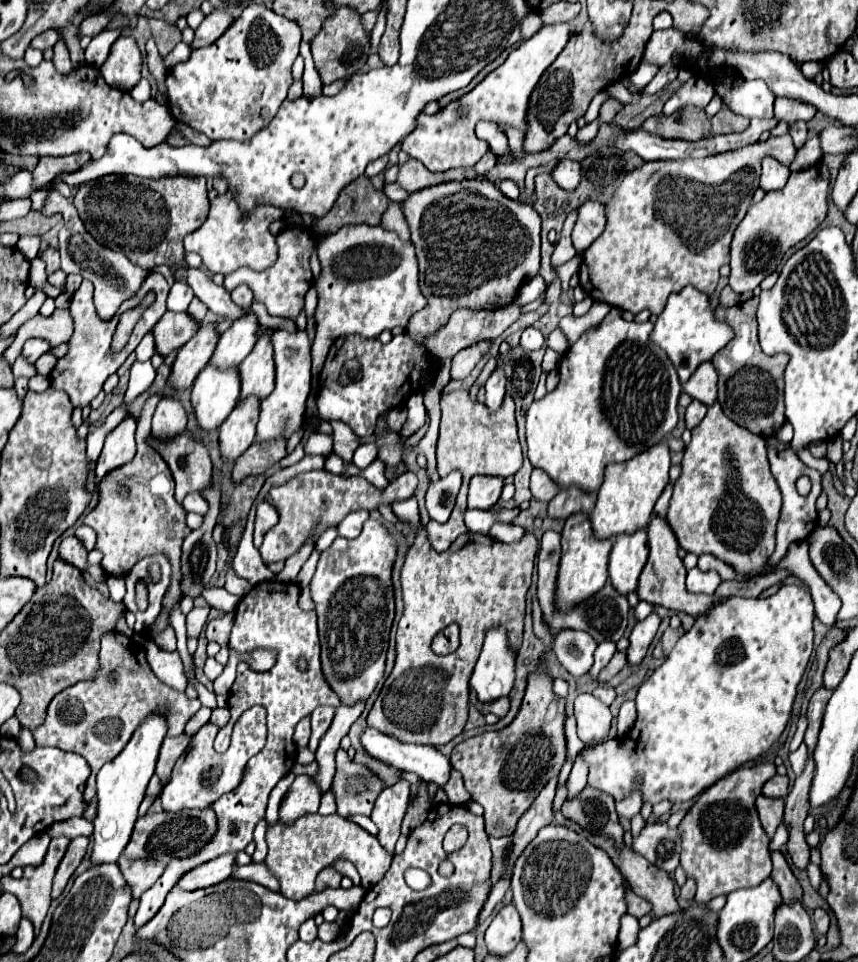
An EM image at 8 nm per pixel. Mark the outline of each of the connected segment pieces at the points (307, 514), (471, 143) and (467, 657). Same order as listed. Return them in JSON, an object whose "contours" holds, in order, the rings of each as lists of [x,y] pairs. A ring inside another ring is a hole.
{"contours":[[[[326,469],[320,471],[308,471],[292,477],[288,483],[280,487],[270,489],[270,497],[278,507],[280,521],[274,525],[260,547],[264,563],[270,561],[286,561],[290,555],[294,555],[308,539],[316,541],[326,529],[336,527],[348,513],[358,511],[358,509],[378,509],[380,505],[392,507],[396,501],[406,501],[414,495],[418,485],[418,477],[412,471],[404,471],[396,479],[388,483],[386,489],[376,489],[372,483],[368,483],[360,475],[334,475]]],[[[568,23],[544,25],[536,35],[522,41],[508,55],[508,59],[500,67],[496,67],[492,73],[488,73],[470,93],[466,93],[464,97],[456,101],[450,101],[446,107],[442,107],[434,115],[420,113],[416,119],[414,131],[402,141],[402,151],[422,161],[430,171],[436,173],[436,171],[448,171],[454,167],[472,167],[482,159],[482,155],[490,147],[488,147],[488,141],[478,139],[474,133],[474,127],[478,121],[496,123],[498,129],[516,127],[526,135],[530,127],[526,119],[530,95],[536,89],[542,73],[554,63],[558,53],[568,43],[570,33],[572,31]]],[[[420,531],[416,541],[410,545],[406,553],[406,561],[400,571],[404,613],[396,631],[396,663],[374,707],[368,713],[368,719],[366,719],[368,727],[380,733],[392,735],[400,743],[416,743],[416,745],[444,745],[462,733],[468,721],[470,677],[486,633],[494,627],[504,627],[512,653],[518,653],[522,645],[526,595],[532,581],[536,553],[538,553],[538,541],[534,533],[526,533],[522,541],[512,545],[500,543],[490,535],[466,533],[466,535],[460,535],[450,545],[448,551],[438,553],[430,547],[426,539],[426,531]],[[450,623],[456,623],[460,627],[460,647],[450,655],[436,655],[430,649],[432,637]]]]}

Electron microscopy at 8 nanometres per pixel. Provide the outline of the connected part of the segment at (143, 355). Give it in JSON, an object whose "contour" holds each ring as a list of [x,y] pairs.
{"contour":[[[146,333],[144,339],[140,341],[140,345],[136,347],[136,355],[138,355],[140,361],[148,361],[148,359],[154,355],[154,351],[156,351],[156,347],[154,347],[154,337],[152,337],[152,333]]]}

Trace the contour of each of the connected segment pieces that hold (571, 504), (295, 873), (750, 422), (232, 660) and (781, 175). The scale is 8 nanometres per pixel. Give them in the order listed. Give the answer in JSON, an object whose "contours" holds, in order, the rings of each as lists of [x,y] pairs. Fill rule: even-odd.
{"contours":[[[[576,487],[560,489],[560,493],[548,503],[548,517],[566,521],[574,513],[590,513],[594,509],[596,493],[582,493]]],[[[302,815],[292,825],[274,825],[268,823],[266,827],[266,843],[268,843],[268,855],[264,859],[264,865],[270,869],[270,873],[276,875],[280,881],[280,893],[288,899],[302,899],[308,893],[314,891],[314,881],[320,869],[332,865],[338,857],[344,857],[352,861],[362,877],[364,889],[370,889],[384,877],[388,871],[388,865],[392,863],[392,855],[378,843],[374,835],[370,835],[360,825],[334,815]]],[[[752,297],[744,303],[738,303],[734,307],[718,307],[714,311],[714,317],[734,331],[734,338],[720,349],[712,363],[718,371],[718,403],[722,405],[726,417],[736,421],[740,427],[746,427],[748,431],[772,437],[780,431],[780,427],[786,421],[784,415],[784,369],[788,363],[786,355],[766,355],[760,349],[758,343],[758,321],[756,321],[756,309],[758,309],[758,297]]],[[[229,649],[229,660],[222,674],[213,681],[213,689],[216,695],[227,695],[236,678],[237,665],[241,659],[241,655],[235,650]]],[[[766,157],[762,161],[762,175],[760,175],[760,187],[764,191],[776,191],[776,189],[782,189],[788,181],[788,175],[790,175],[790,169],[784,167],[778,159],[774,157]]]]}

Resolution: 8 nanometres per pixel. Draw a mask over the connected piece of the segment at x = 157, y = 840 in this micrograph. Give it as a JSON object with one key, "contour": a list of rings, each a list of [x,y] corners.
{"contour":[[[184,809],[178,813],[154,813],[154,815],[144,815],[136,821],[132,839],[128,847],[124,849],[124,857],[128,859],[150,859],[150,861],[160,861],[168,865],[174,859],[186,859],[196,855],[206,843],[214,839],[218,831],[218,819],[216,813],[208,809]]]}

